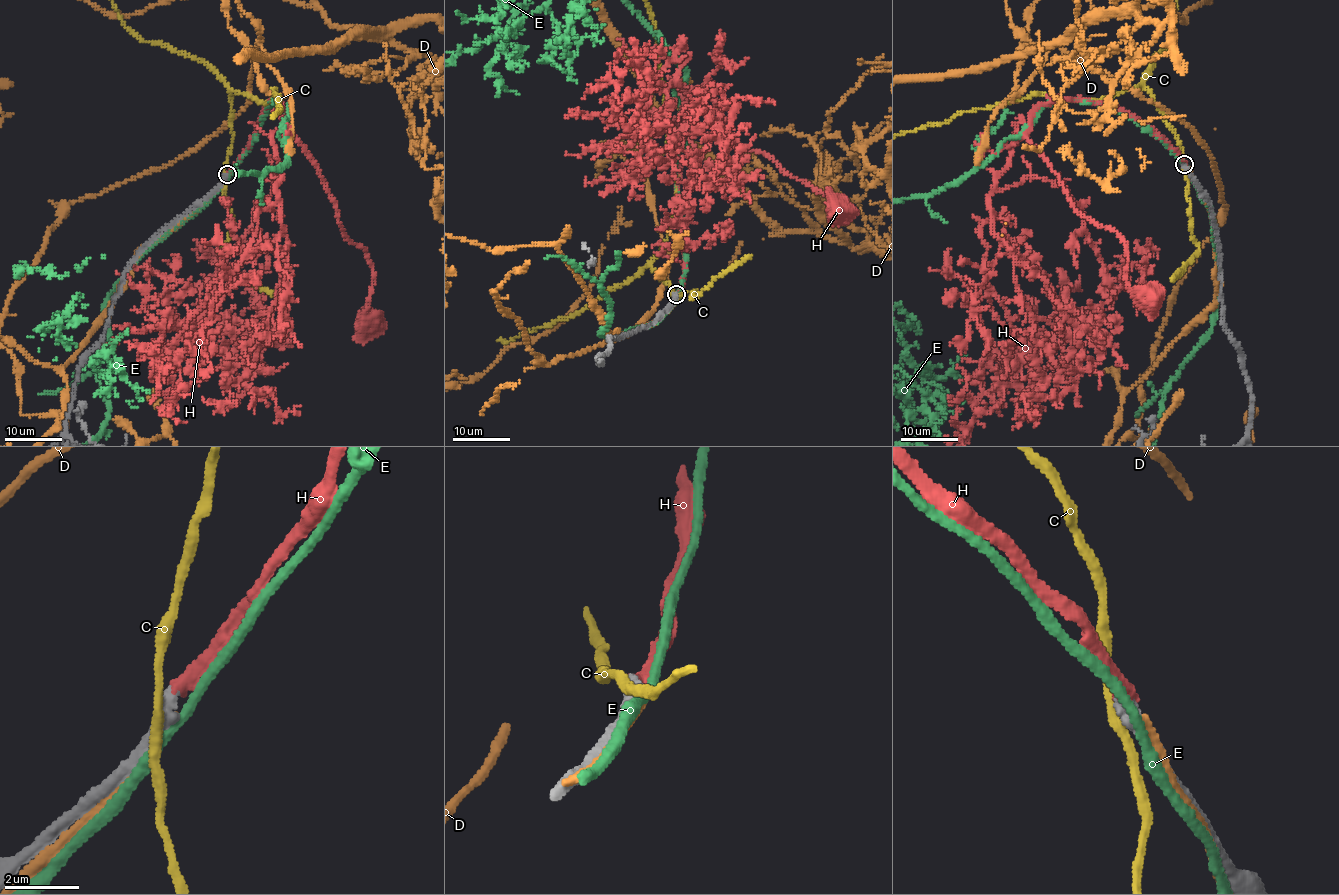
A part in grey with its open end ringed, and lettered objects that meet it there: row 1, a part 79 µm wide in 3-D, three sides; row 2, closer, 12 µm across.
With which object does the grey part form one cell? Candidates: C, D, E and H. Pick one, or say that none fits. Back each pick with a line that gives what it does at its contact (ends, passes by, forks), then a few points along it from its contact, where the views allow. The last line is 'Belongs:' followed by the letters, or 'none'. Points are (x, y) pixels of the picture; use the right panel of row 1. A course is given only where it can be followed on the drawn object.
H: it ends
Belongs: H

